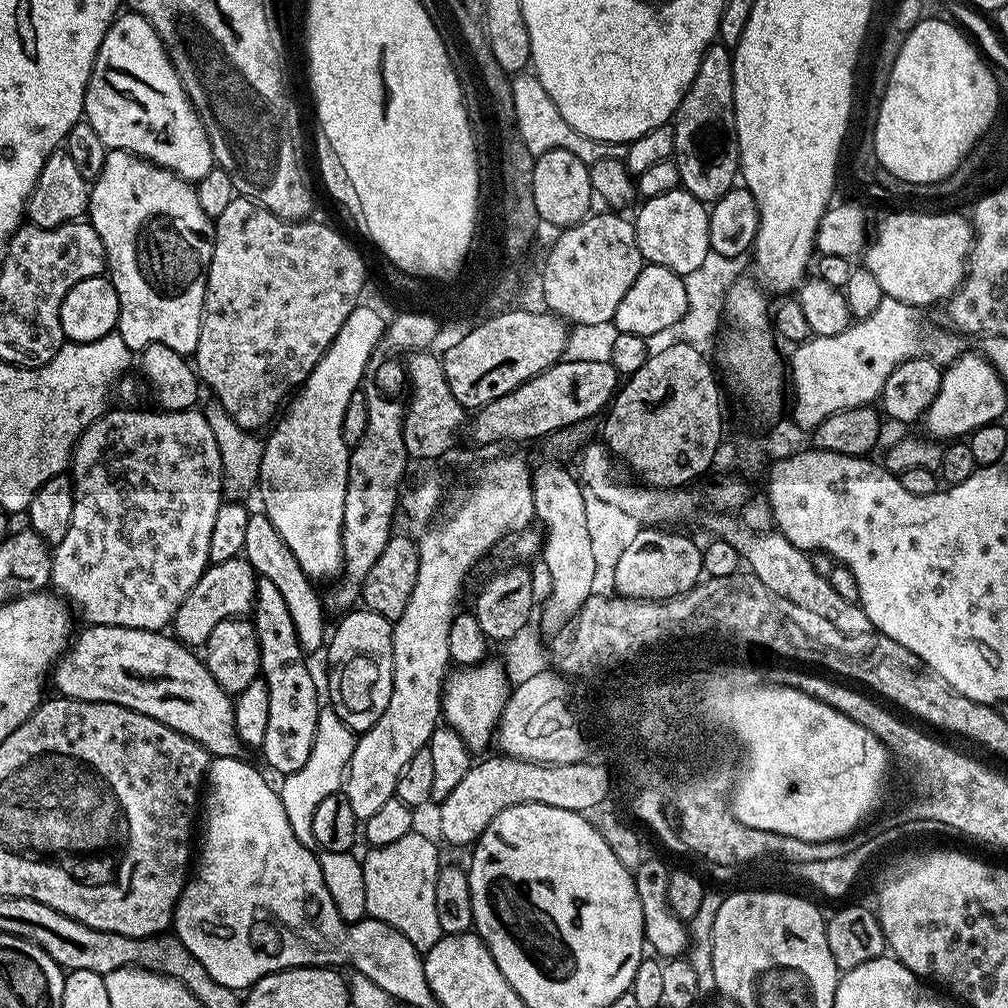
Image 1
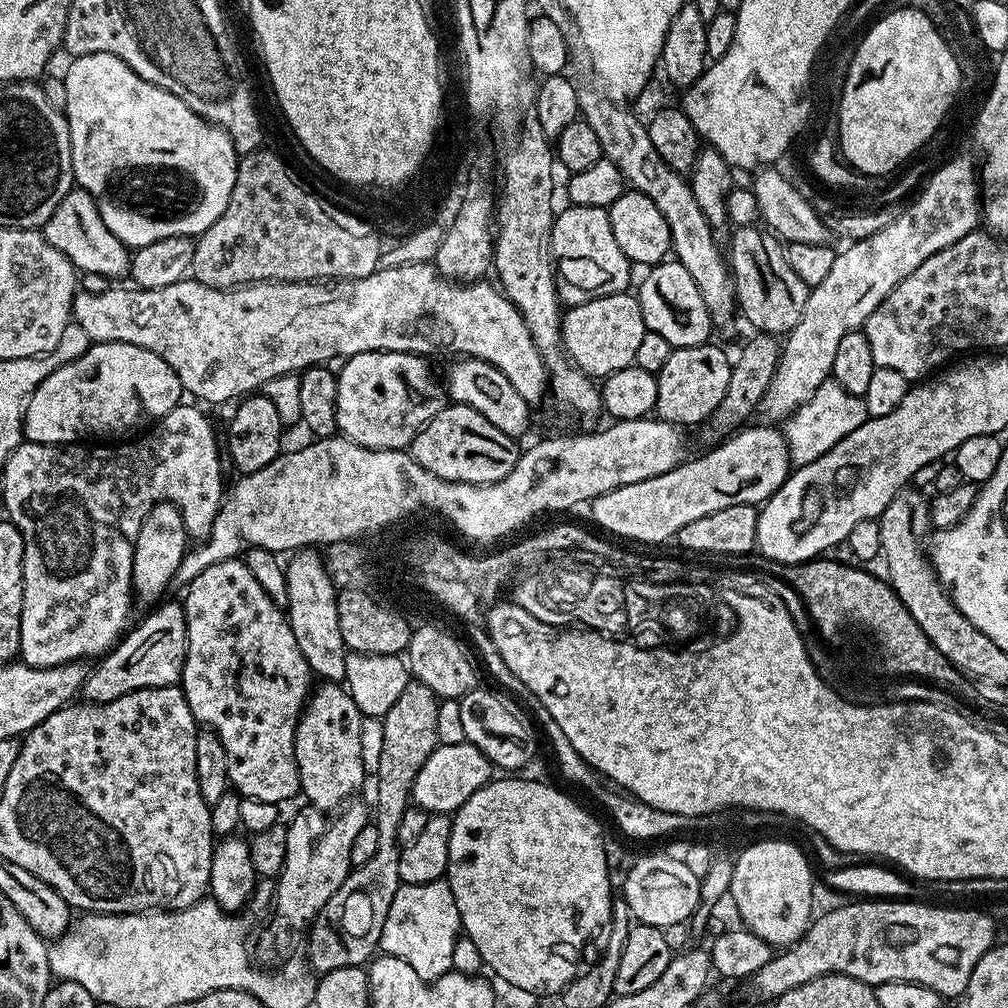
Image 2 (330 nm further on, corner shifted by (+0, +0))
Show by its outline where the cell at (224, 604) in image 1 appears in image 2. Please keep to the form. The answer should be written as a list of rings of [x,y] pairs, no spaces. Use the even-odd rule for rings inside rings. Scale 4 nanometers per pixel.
[[[161,603],[157,612],[152,612],[132,633],[125,635],[103,657],[104,660],[97,668],[93,667],[84,680],[82,696],[85,701],[94,704],[105,704],[119,696],[130,694],[134,690],[143,688],[171,688],[181,683],[184,674],[184,659],[188,649],[188,631],[186,630],[186,618],[184,617],[183,603],[176,604]]]

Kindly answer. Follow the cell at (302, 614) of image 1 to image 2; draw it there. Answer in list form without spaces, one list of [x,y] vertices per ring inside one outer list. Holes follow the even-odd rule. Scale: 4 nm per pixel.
[[[336,682],[321,685],[317,692],[315,689],[309,695],[296,724],[296,765],[300,775],[300,792],[316,807],[313,809],[339,809],[350,798],[347,796],[352,795],[366,779],[362,762],[365,717],[361,716],[347,687]]]

